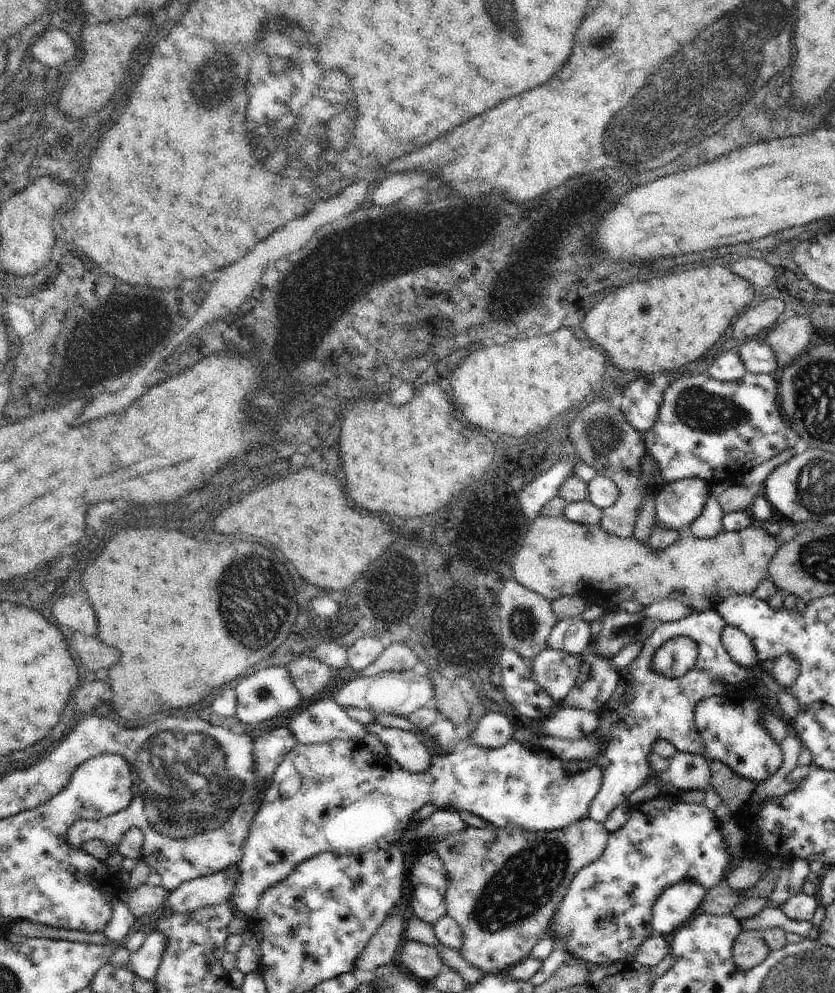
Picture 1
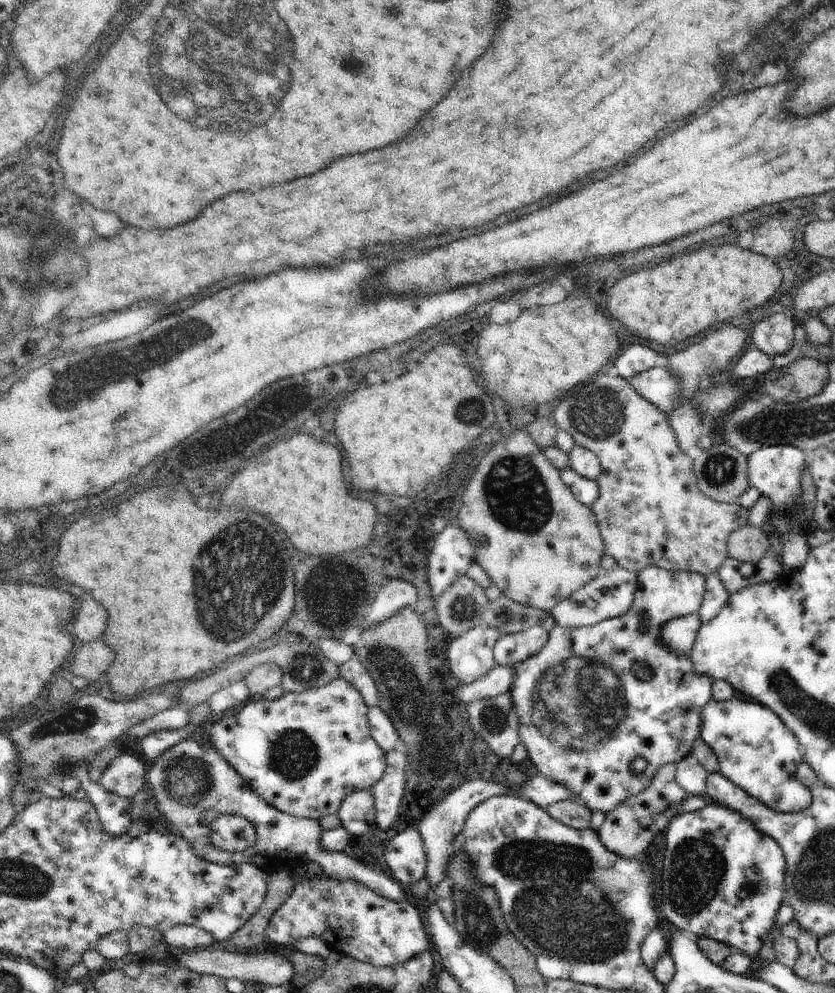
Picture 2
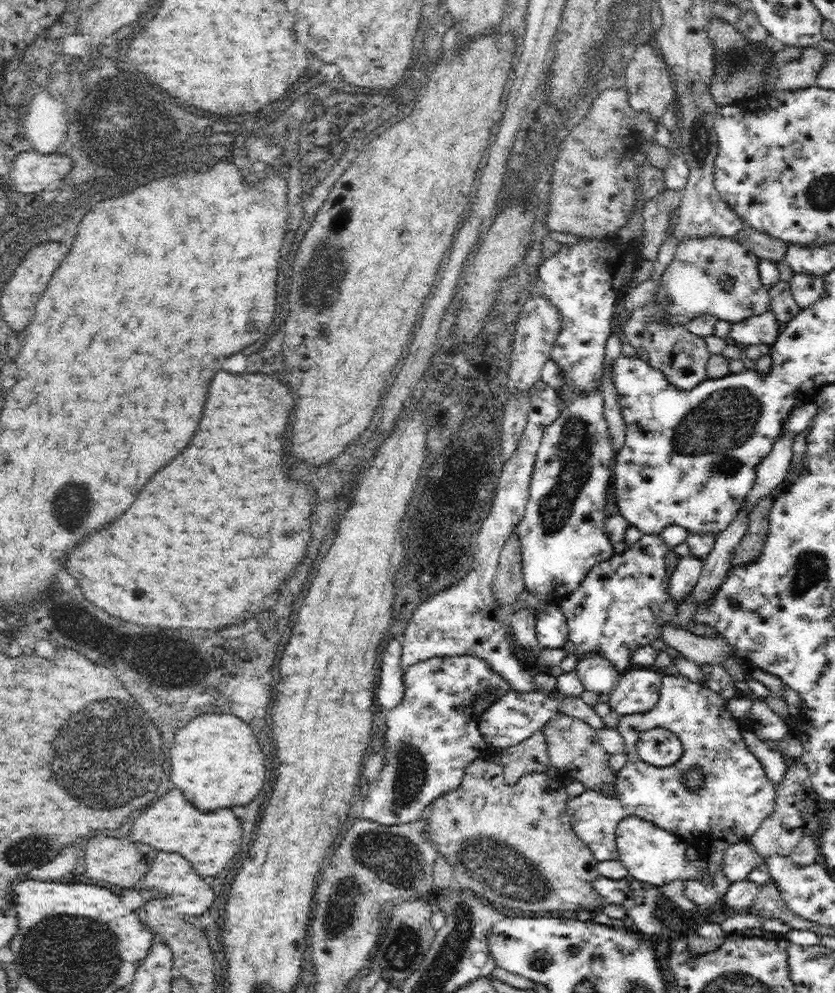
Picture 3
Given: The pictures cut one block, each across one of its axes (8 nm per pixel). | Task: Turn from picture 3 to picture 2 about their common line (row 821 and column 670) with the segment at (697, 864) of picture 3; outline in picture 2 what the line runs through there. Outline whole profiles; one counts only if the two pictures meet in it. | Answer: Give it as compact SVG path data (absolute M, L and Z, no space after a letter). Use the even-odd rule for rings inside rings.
M687 614L679 620L669 622L663 632L661 632L661 642L663 646L679 652L679 654L689 654L695 642L695 636L701 628L701 618L699 614Z

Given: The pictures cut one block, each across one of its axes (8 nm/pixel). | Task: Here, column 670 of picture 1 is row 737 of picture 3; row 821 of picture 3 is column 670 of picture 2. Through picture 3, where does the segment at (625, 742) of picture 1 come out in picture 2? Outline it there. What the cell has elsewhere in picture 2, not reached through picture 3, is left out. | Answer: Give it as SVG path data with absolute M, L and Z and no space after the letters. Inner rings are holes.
M651 566L651 568L645 568L637 574L637 590L633 592L633 604L631 608L623 614L623 616L617 616L617 618L611 618L611 620L603 620L595 626L585 626L585 628L561 628L561 626L555 626L551 632L549 632L549 640L547 640L547 646L543 646L541 652L537 652L535 656L527 658L525 662L517 664L515 666L515 680L511 684L511 690L513 690L513 708L515 708L515 714L519 716L519 744L523 744L527 748L527 754L529 754L529 762L535 766L537 774L559 784L563 790L571 792L571 800L587 806L587 810L591 812L603 812L605 816L615 810L617 806L621 806L621 802L625 802L627 798L633 798L637 794L641 794L643 790L647 790L653 782L653 776L657 776L657 770L661 770L663 766L667 764L679 764L683 758L687 758L693 750L693 742L697 742L697 738L701 738L701 714L705 710L705 704L709 704L709 700L713 698L713 684L715 684L715 678L709 678L705 674L699 674L691 662L691 656L689 654L679 654L667 646L663 646L661 642L661 632L663 628L673 622L673 620L679 620L687 614L697 614L699 608L701 608L701 602L703 602L703 594L705 594L705 576L701 574L693 574L693 572L671 572L671 570L665 570L665 568L659 568L659 566ZM643 612L649 616L649 628L647 632L643 634L639 630L641 626L641 616ZM633 758L645 758L649 762L649 766L645 768L645 772L641 776L631 776L629 772L629 764Z

